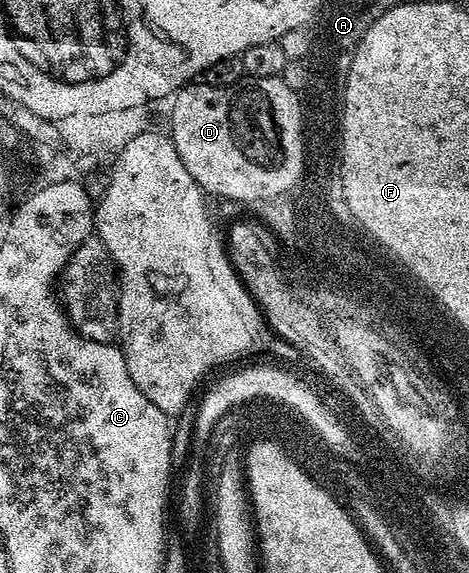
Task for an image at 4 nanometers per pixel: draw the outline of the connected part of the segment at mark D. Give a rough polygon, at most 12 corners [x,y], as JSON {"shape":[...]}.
{"shape":[[280,77],[181,87],[170,138],[197,184],[264,199],[300,175]]}

